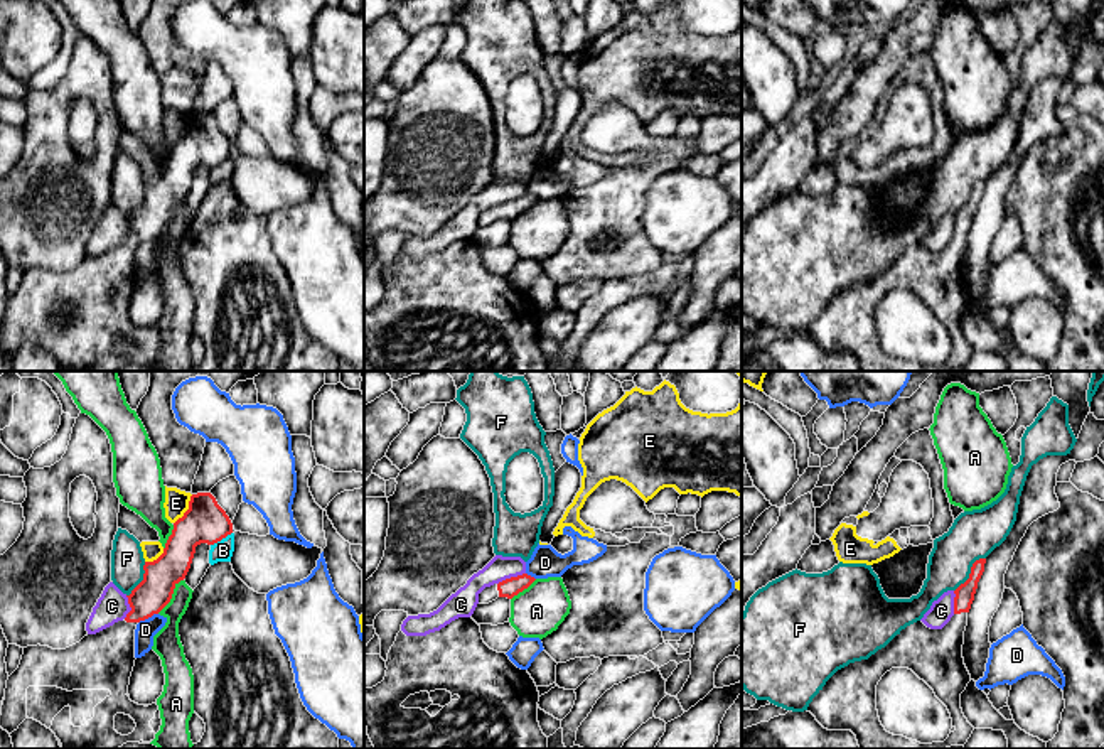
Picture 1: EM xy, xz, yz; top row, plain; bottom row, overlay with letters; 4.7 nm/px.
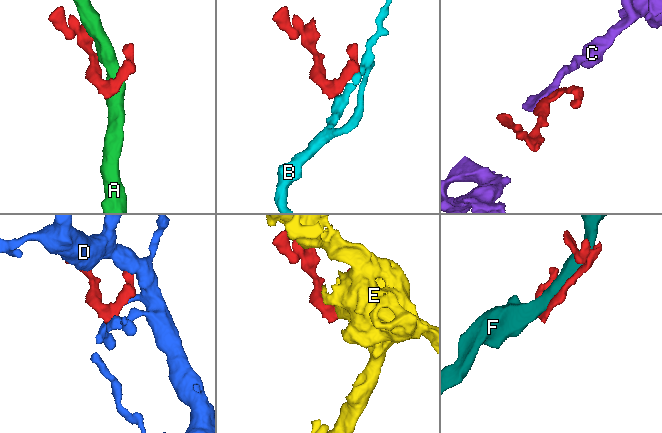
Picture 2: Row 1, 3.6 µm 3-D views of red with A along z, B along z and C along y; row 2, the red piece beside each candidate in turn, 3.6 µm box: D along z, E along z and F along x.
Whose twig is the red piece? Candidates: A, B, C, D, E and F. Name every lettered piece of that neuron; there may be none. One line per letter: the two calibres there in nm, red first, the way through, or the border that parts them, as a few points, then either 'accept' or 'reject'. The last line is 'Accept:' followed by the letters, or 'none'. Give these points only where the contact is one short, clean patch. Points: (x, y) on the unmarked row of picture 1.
A: 170 nm thick on the red side, 130 nm on the other; reject
B: 200 nm thick on the red side, 100 nm on the other; border along xy (231, 154), (211, 167); reject
C: 90 nm thick on the red side, 120 nm on the other; reject
D: 170 nm thick on the red side, 100 nm on the other; border along xy (157, 235), (139, 245); reject
E: 200 nm thick on the red side, 110 nm on the other; reject
F: 100 nm thick on the red side, 220 nm on the other; reject
Accept: none

